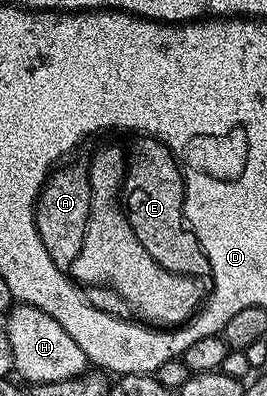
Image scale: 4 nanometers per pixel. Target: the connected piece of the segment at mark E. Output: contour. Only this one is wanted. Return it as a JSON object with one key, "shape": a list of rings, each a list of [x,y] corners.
{"shape":[[[142,136],[137,140],[138,151],[132,154],[124,183],[124,209],[132,224],[132,232],[136,232],[136,240],[144,244],[148,256],[152,256],[160,268],[168,268],[168,272],[189,278],[205,279],[210,274],[208,256],[200,248],[194,231],[184,228],[184,171],[174,153],[158,139]]]}

